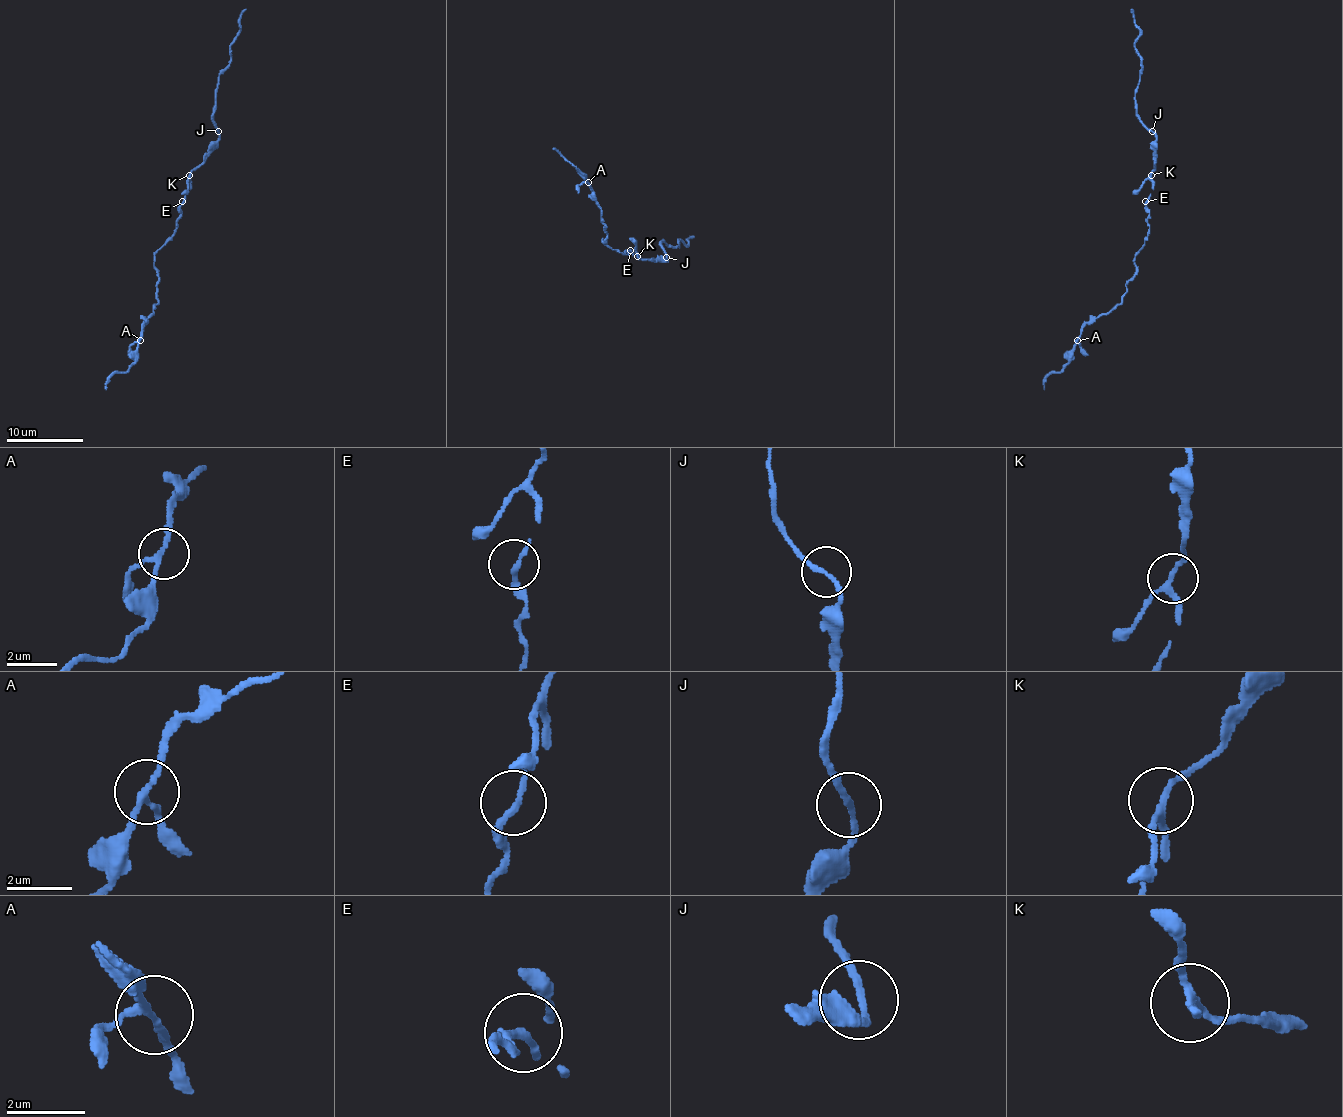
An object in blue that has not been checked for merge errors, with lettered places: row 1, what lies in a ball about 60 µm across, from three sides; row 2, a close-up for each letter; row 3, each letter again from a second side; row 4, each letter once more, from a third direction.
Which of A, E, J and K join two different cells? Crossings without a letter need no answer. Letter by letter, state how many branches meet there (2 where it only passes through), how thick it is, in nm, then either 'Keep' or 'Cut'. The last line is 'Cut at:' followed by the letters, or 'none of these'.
A: Branches: 3. Thickness 160 nm. Keep
E: Branches: 2. Thickness 180 nm. Keep
J: Branches: 2. Thickness 170 nm. Keep
K: Branches: 3. Thickness 170 nm. Keep
Cut at: none of these

